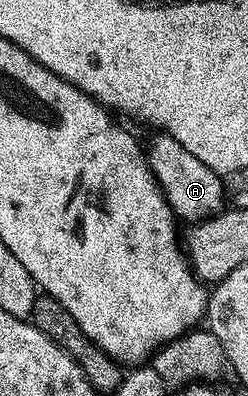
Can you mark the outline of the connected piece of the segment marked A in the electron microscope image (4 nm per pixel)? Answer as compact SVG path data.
M159 133L157 137L158 139L148 146L150 167L175 215L179 219L187 218L187 223L197 224L222 213L228 202L228 192L226 196L226 186L222 183L225 182L223 175L208 168L204 160L196 160L196 156L192 156L192 152L188 152L188 148L180 144L180 140L164 133Z

